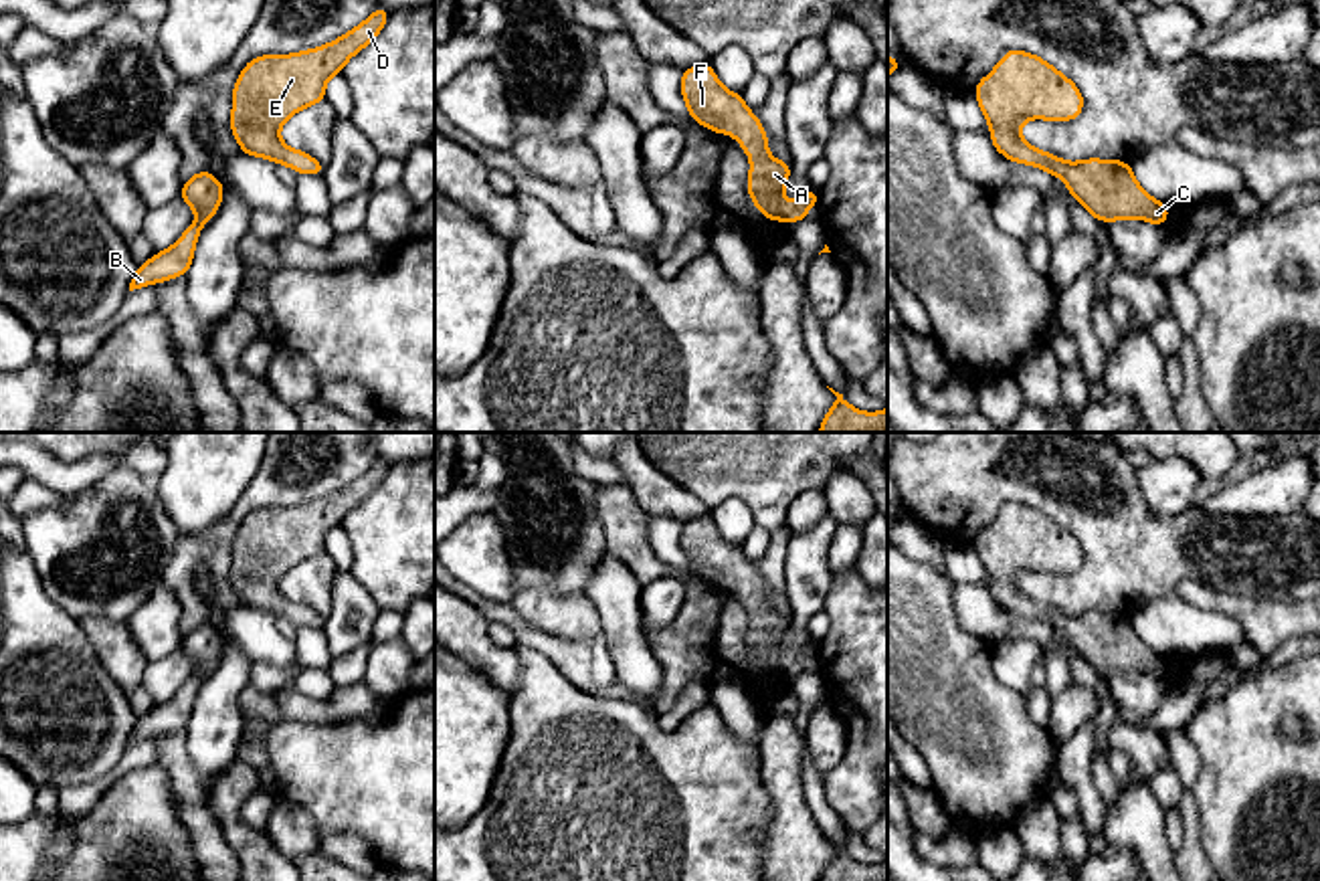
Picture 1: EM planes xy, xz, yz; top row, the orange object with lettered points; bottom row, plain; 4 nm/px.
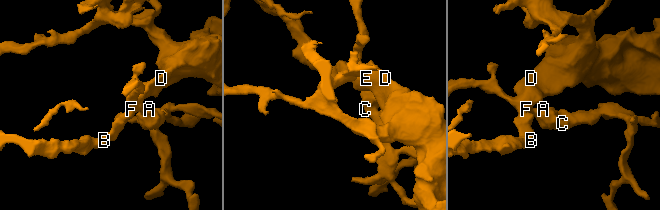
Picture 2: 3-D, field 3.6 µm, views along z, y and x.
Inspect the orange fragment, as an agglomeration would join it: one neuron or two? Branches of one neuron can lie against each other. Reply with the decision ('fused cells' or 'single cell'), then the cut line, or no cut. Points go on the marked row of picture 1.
single cell | no cut

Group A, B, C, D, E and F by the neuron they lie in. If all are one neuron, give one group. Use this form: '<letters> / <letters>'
A B C D E F

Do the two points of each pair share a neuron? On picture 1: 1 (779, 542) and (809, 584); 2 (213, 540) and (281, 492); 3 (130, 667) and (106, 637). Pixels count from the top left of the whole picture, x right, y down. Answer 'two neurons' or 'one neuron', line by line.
1: two neurons
2: one neuron
3: one neuron

